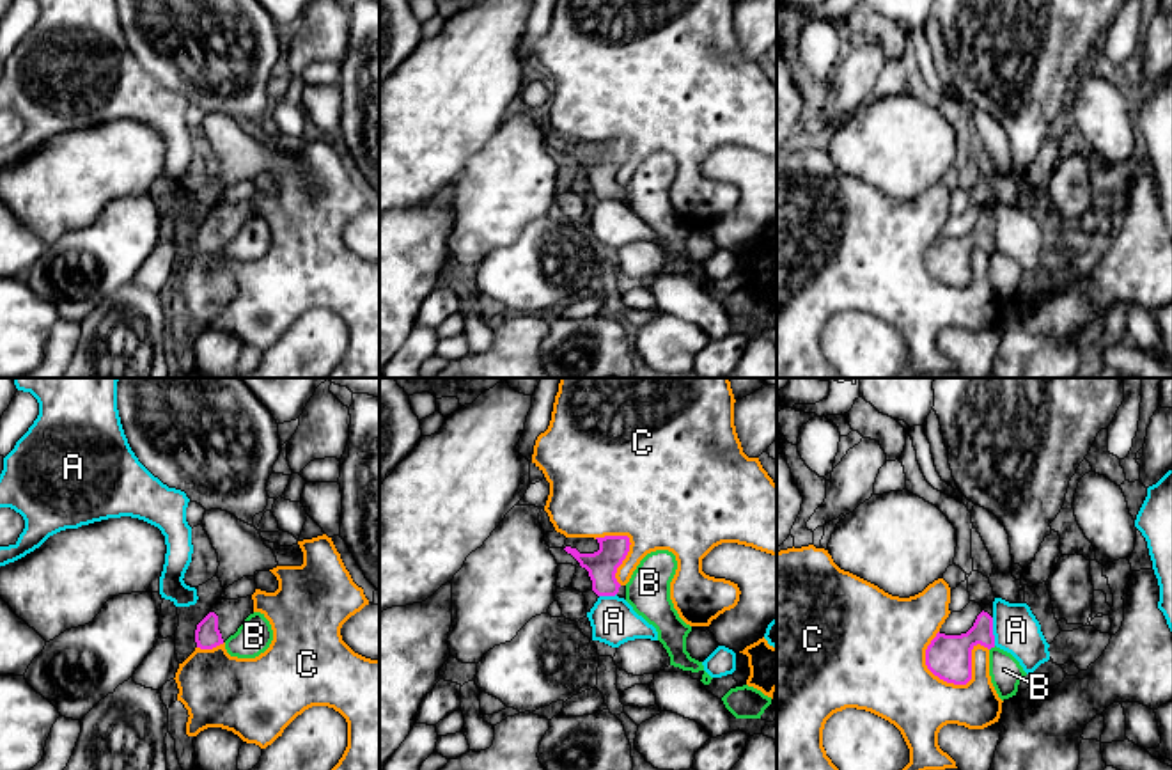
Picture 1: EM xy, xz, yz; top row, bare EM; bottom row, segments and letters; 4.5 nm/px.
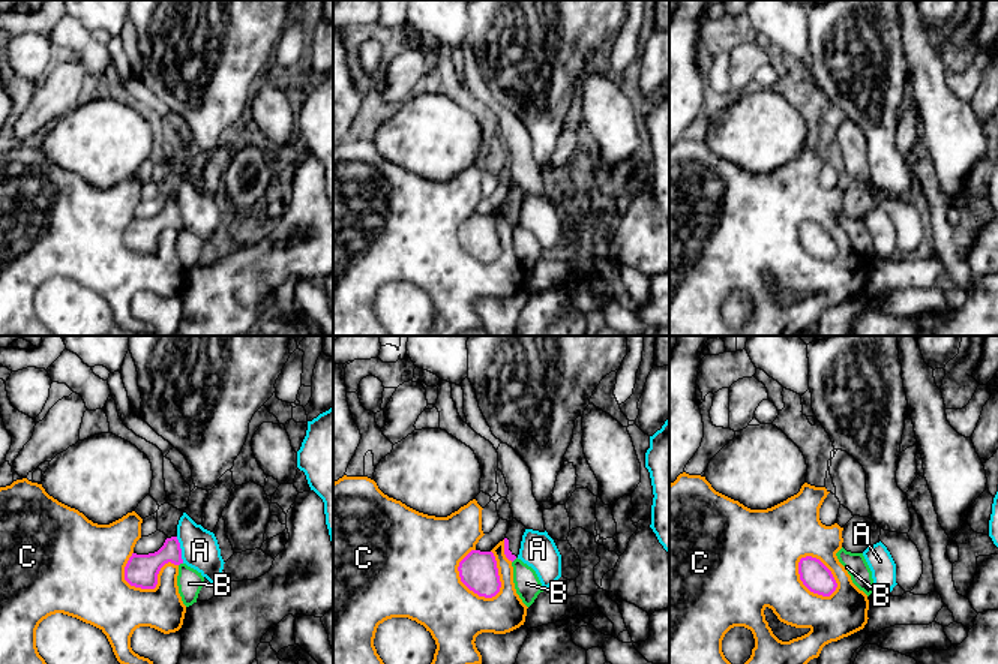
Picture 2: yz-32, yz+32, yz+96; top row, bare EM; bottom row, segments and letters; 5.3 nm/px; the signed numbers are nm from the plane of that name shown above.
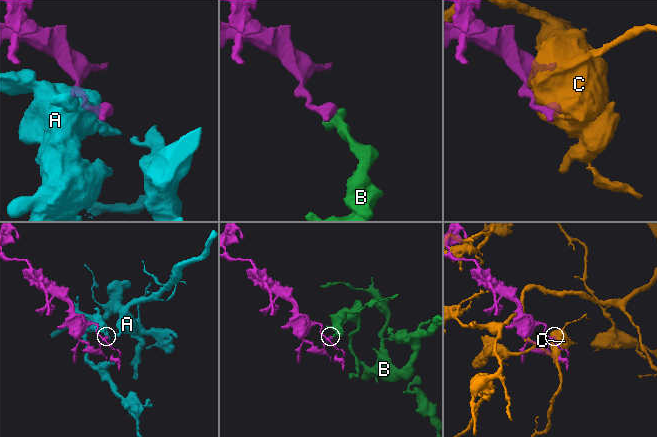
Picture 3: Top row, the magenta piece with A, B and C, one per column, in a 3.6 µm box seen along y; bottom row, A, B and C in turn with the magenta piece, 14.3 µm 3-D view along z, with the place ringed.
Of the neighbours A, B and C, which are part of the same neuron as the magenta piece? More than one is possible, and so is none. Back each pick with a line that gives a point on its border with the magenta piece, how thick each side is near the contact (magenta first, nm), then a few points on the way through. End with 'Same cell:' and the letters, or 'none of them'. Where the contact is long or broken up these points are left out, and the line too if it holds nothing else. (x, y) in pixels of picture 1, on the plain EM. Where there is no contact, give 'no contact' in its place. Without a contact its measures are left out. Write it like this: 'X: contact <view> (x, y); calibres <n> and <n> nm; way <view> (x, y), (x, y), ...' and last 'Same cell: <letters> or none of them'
Same cell: none of them

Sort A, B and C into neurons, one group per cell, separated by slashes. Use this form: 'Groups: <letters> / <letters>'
Groups: A / B / C

